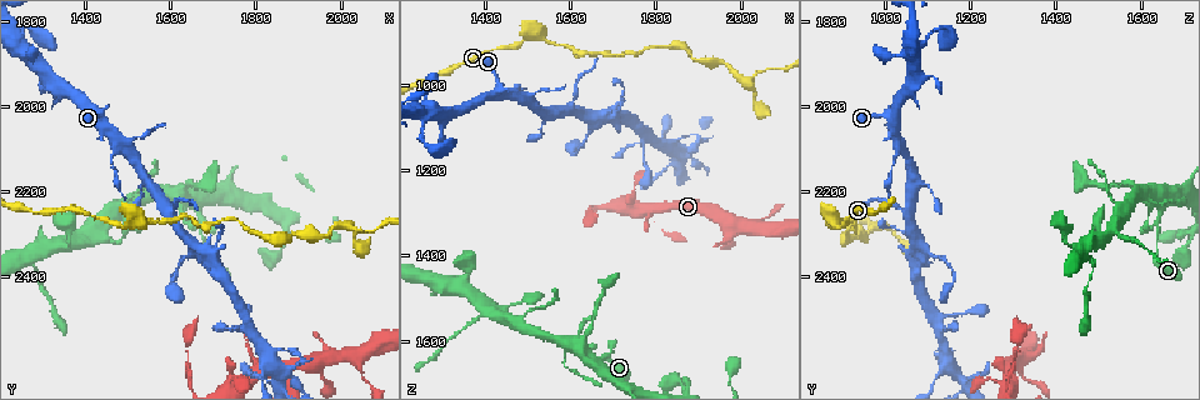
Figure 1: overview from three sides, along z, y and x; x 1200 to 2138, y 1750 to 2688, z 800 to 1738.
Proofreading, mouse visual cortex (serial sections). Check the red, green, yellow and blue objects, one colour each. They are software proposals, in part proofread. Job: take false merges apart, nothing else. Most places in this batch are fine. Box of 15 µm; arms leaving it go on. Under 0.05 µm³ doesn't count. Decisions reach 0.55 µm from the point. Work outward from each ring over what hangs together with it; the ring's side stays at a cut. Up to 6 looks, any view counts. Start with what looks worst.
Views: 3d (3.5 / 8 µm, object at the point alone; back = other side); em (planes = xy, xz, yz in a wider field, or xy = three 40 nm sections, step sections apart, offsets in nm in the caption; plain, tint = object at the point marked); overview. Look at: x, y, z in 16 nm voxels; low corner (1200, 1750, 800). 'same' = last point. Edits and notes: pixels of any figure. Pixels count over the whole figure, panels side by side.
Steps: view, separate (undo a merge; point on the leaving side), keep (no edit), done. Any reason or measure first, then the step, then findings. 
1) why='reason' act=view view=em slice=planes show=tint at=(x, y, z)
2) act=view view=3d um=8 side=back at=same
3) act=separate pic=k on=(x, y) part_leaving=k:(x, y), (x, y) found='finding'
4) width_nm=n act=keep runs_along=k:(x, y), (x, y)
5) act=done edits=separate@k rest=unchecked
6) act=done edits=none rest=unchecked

why='thin arm on a thick one' act=view view=em slice=xy step=2 show=tint at=(1595, 2220, 1620)

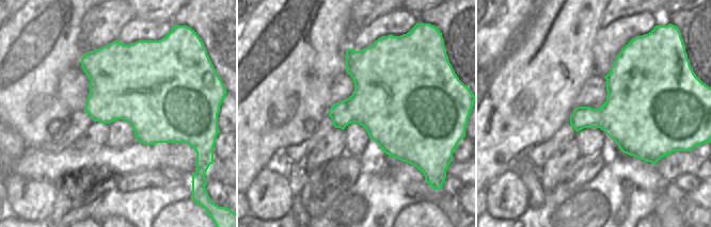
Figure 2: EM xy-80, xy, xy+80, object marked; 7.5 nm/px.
act=view view=3d um=3.5 at=same

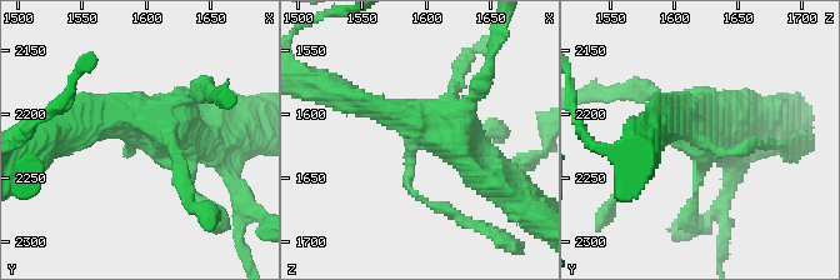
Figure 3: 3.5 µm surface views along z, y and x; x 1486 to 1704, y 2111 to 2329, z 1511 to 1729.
act=keep runs_along=3:(204, 143), (161, 120), (143, 139) found='continuous, no second cell'

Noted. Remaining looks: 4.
why='side arm on a straight run' act=view view=3d um=3.5 at=(2035, 2595, 1320)

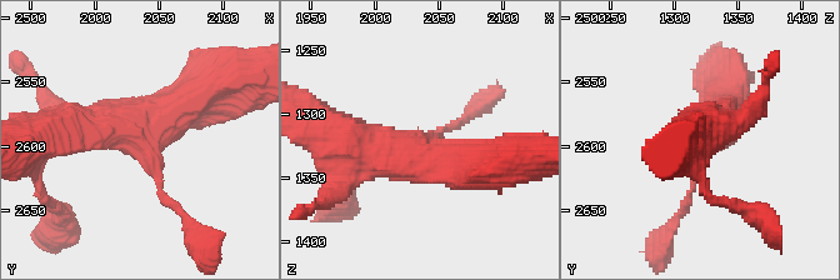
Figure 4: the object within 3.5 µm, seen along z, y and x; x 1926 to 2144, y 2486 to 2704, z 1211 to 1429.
arms=3 arm_widths_nm=100,500,500 why='now the EM' act=view view=em slice=xy step=2 show=tint at=(2040, 2598, 1326)

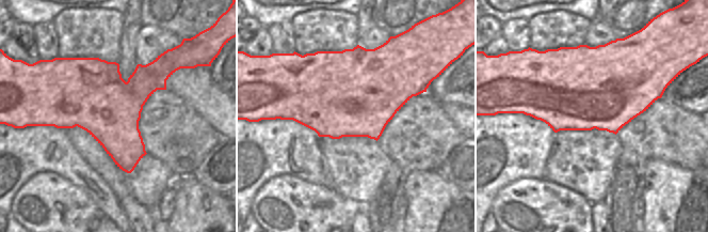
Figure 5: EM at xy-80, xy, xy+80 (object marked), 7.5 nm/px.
why='another direction' act=view view=em slice=planes show=tint at=same

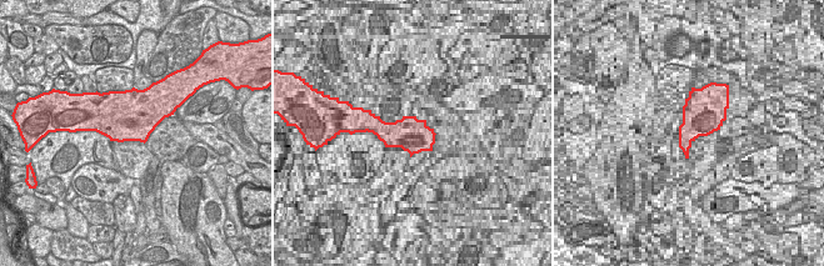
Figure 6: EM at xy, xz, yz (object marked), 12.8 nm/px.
act=keep runs_along=4:(48, 131), (159, 124), (201, 93) found='one cell here'

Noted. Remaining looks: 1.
act=done edits=none rest=unchecked

